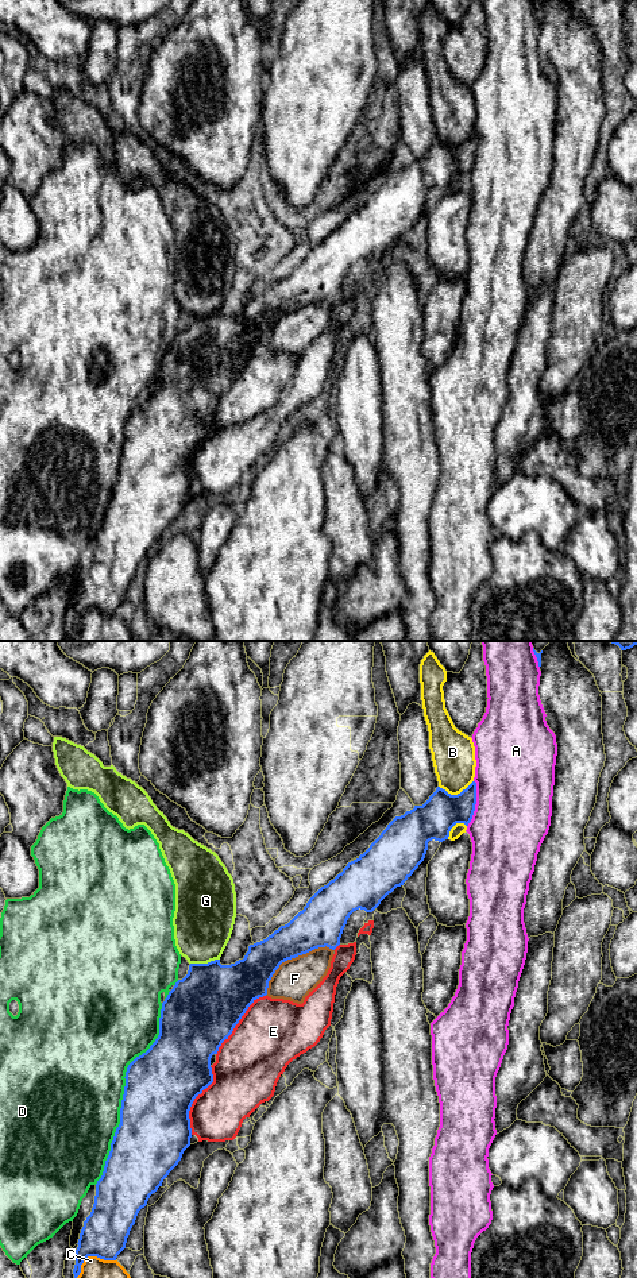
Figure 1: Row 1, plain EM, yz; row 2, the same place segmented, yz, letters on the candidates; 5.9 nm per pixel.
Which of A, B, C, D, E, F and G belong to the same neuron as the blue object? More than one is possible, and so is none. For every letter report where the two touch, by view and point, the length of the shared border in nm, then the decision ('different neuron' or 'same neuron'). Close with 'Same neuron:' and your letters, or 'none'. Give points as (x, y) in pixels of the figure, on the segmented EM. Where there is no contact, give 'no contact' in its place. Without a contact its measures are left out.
A: meets blue in yz at (475, 803); contact 280 nm long; different neuron
B: meets blue in yz at (455, 795); contact 220 nm long; different neuron
C: meets blue in yz at (91, 1255); contact 260 nm long; different neuron
D: meets blue in yz at (124, 1092); contact 1150 nm long; different neuron
E: meets blue in yz at (193, 1100); contact 420 nm long; different neuron
F: meets blue in yz at (292, 957); contact 500 nm long; different neuron
G: meets blue in yz at (204, 964); contact 180 nm long; different neuron
Same neuron: none

